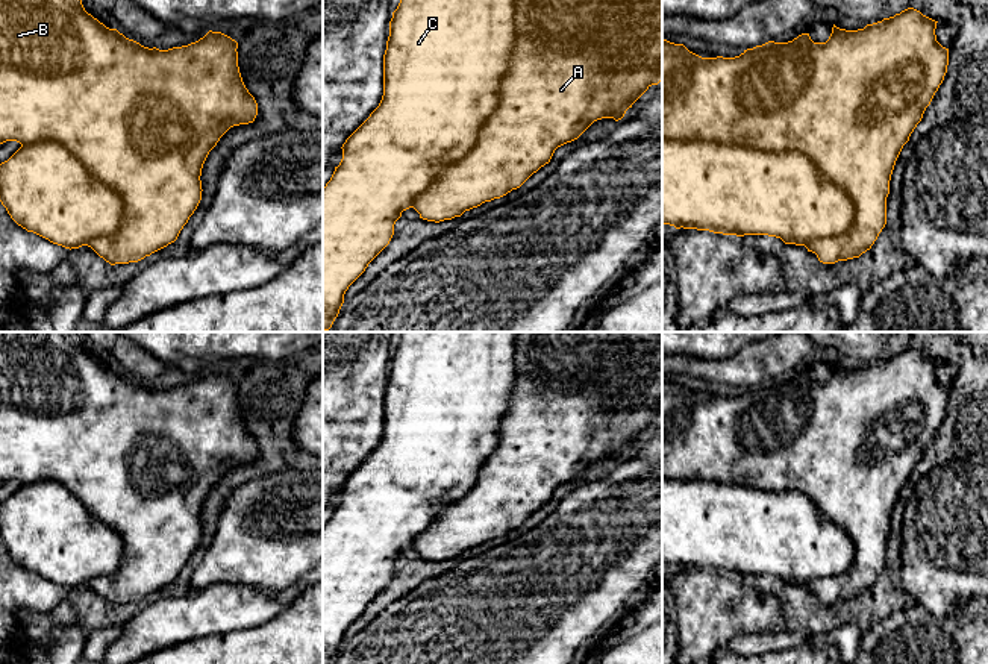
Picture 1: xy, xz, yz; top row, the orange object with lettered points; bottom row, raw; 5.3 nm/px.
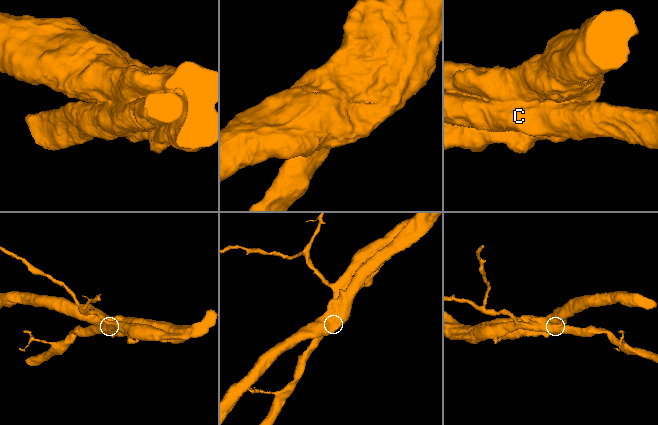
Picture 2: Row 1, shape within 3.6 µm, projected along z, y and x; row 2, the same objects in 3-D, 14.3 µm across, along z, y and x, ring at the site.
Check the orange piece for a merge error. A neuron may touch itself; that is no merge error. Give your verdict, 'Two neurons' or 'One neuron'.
One neuron

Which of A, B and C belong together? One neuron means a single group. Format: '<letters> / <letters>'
A B C

